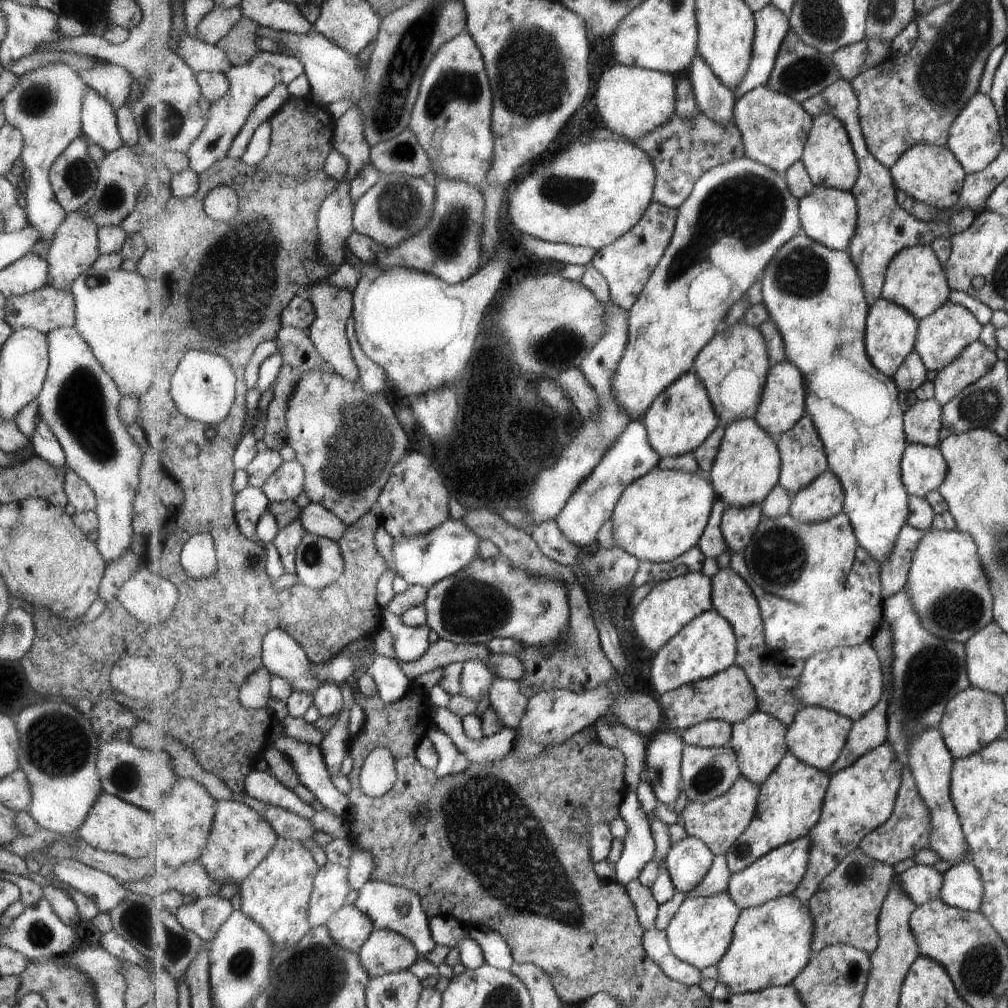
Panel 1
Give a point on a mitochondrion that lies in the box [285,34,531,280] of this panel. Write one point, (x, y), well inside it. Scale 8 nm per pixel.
(443, 242)

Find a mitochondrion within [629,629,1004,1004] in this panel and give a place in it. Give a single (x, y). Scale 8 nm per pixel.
(932, 674)

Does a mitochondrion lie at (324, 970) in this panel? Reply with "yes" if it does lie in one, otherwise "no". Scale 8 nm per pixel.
yes

